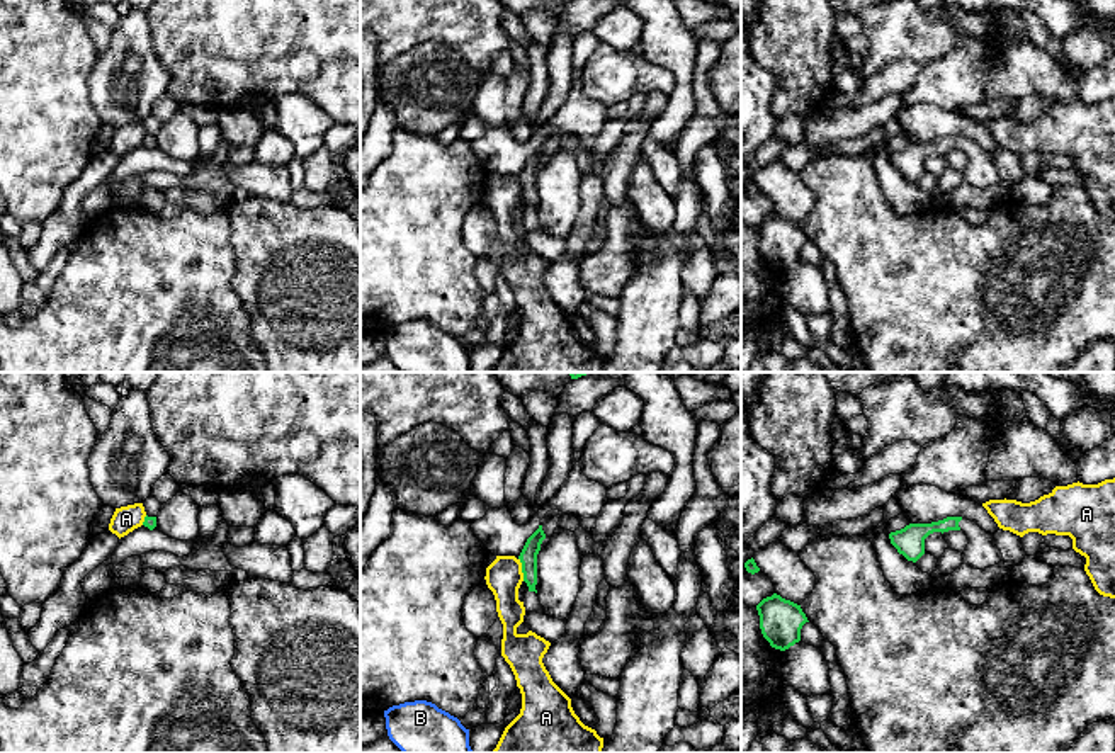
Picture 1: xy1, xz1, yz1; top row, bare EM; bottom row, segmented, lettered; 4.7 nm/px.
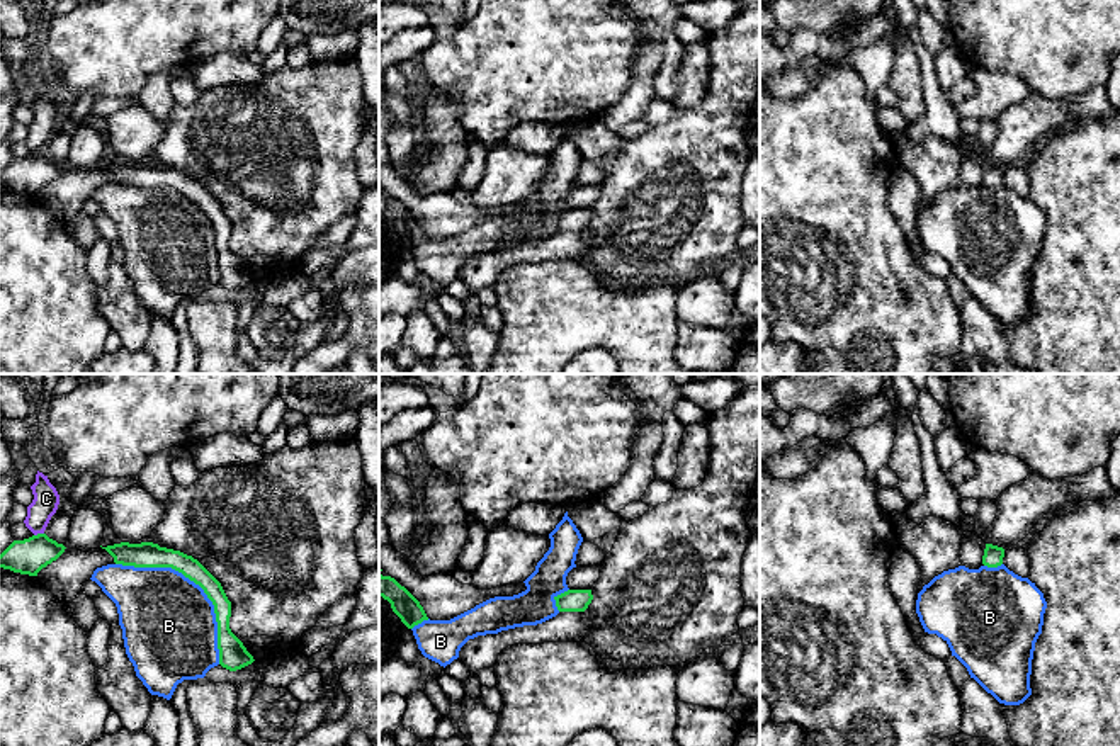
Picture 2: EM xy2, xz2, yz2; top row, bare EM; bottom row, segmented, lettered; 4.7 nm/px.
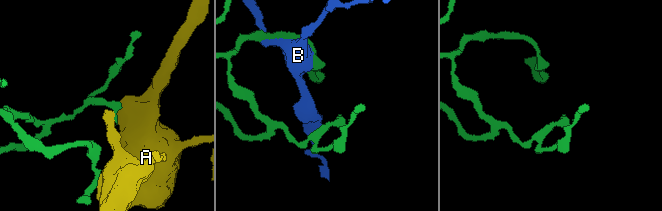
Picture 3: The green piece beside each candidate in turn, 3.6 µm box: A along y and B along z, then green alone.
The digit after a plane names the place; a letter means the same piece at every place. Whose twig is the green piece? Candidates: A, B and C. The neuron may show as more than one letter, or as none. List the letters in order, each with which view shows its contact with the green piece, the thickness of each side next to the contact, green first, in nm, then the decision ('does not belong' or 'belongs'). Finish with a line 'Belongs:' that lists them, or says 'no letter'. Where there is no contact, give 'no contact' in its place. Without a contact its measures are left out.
A: xz1 | 80/180 nm | does not belong
B: xy2 | 110/440 nm | does not belong
C: xy2 | 170/120 nm | does not belong
Belongs: no letter

